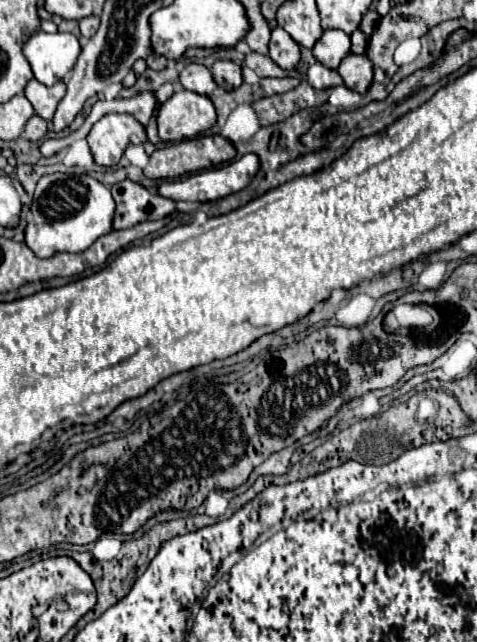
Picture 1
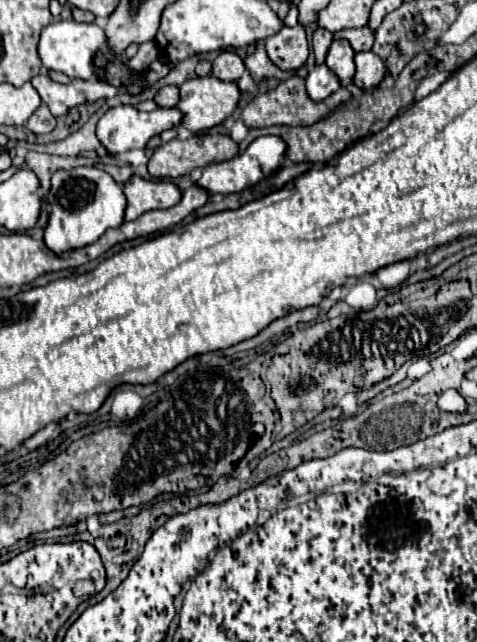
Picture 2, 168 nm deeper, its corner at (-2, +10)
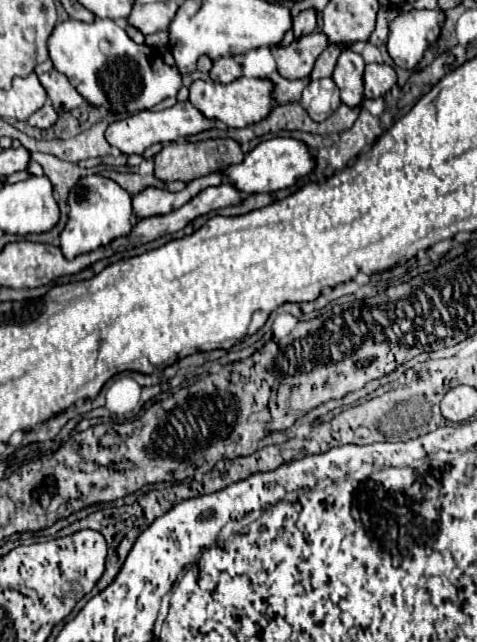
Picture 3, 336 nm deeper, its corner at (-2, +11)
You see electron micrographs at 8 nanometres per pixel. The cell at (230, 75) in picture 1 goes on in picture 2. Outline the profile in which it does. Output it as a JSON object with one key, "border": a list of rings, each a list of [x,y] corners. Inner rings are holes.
{"border":[[[221,51],[219,57],[213,61],[213,75],[221,81],[237,81],[245,71],[243,59],[233,51]]]}

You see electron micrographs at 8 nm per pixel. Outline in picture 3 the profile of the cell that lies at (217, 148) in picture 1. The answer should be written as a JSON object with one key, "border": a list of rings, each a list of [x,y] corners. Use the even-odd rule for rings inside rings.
{"border":[[[215,138],[205,142],[189,142],[189,140],[177,140],[177,142],[165,142],[163,150],[155,156],[155,176],[163,182],[183,180],[191,182],[195,178],[207,176],[211,172],[219,172],[231,164],[237,164],[243,160],[243,152],[239,144],[231,138]]]}

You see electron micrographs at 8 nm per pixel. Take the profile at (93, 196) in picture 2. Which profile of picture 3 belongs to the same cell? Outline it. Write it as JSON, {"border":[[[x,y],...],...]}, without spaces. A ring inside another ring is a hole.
{"border":[[[91,174],[77,180],[67,196],[69,218],[59,236],[59,248],[65,258],[75,258],[85,252],[109,244],[111,240],[131,232],[131,194],[123,190],[115,180]]]}

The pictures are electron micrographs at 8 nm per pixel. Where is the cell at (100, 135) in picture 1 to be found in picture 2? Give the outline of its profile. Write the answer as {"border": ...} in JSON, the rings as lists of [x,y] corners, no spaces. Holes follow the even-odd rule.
{"border":[[[119,105],[119,107],[109,109],[99,119],[99,123],[97,123],[97,137],[99,137],[99,141],[103,143],[103,147],[109,153],[125,153],[129,149],[143,149],[153,135],[161,135],[163,131],[177,127],[181,121],[183,121],[183,113],[179,113],[177,107],[155,109],[151,113],[143,113],[143,111],[137,111],[131,105]]]}

